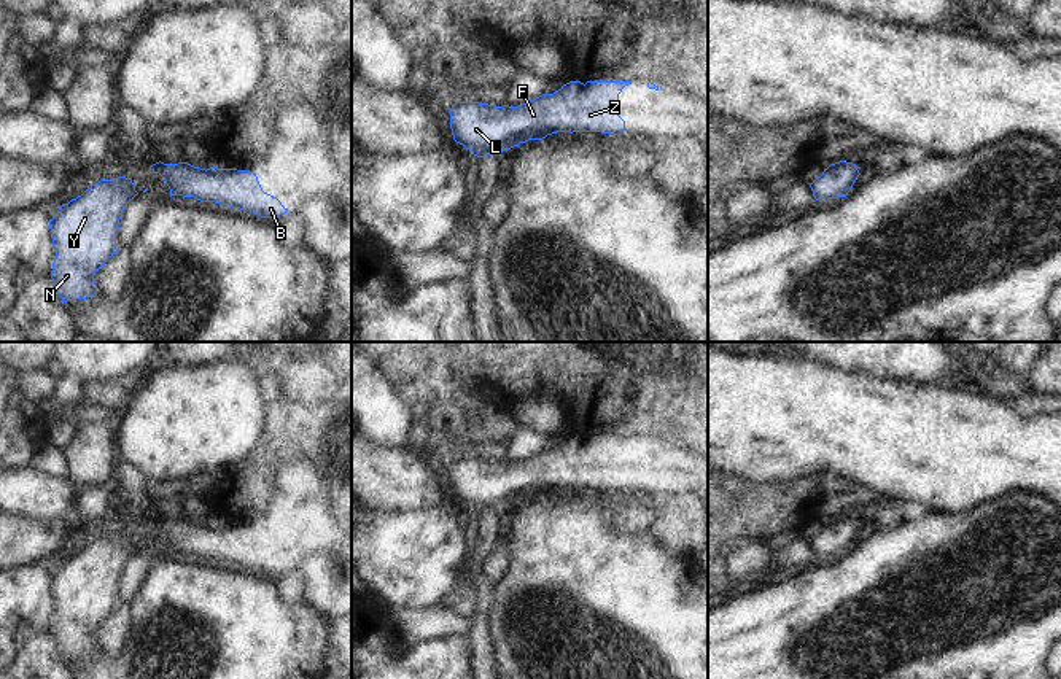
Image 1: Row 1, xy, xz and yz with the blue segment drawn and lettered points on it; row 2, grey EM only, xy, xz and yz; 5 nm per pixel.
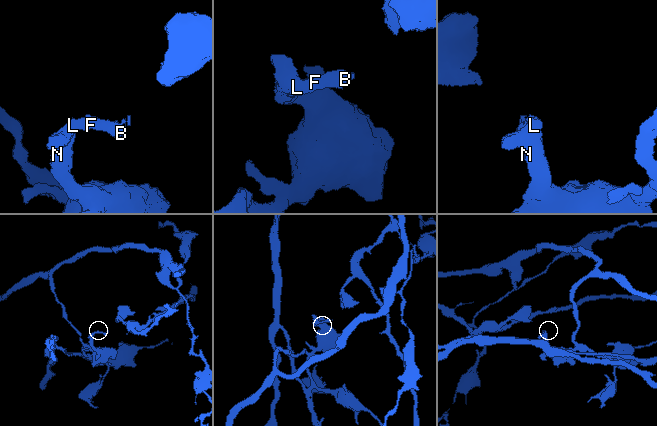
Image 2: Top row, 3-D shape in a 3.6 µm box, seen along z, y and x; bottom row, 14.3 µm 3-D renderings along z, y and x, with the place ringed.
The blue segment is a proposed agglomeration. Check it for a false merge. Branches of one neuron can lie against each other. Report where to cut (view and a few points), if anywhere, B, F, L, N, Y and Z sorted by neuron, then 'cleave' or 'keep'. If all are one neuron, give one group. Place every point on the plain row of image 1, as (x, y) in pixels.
cut none; groups B F L N Y Z; keep

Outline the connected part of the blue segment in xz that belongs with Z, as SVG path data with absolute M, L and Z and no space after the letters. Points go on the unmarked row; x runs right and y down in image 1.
M569 437L554 450L542 450L519 463L493 463L479 458L457 458L450 464L453 496L477 514L503 509L528 496L542 496L557 488L601 488L622 491L625 477L612 466L619 450L632 437Z

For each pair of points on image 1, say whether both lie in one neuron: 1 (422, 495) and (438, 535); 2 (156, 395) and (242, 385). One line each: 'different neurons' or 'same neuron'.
1: different neurons
2: same neuron

